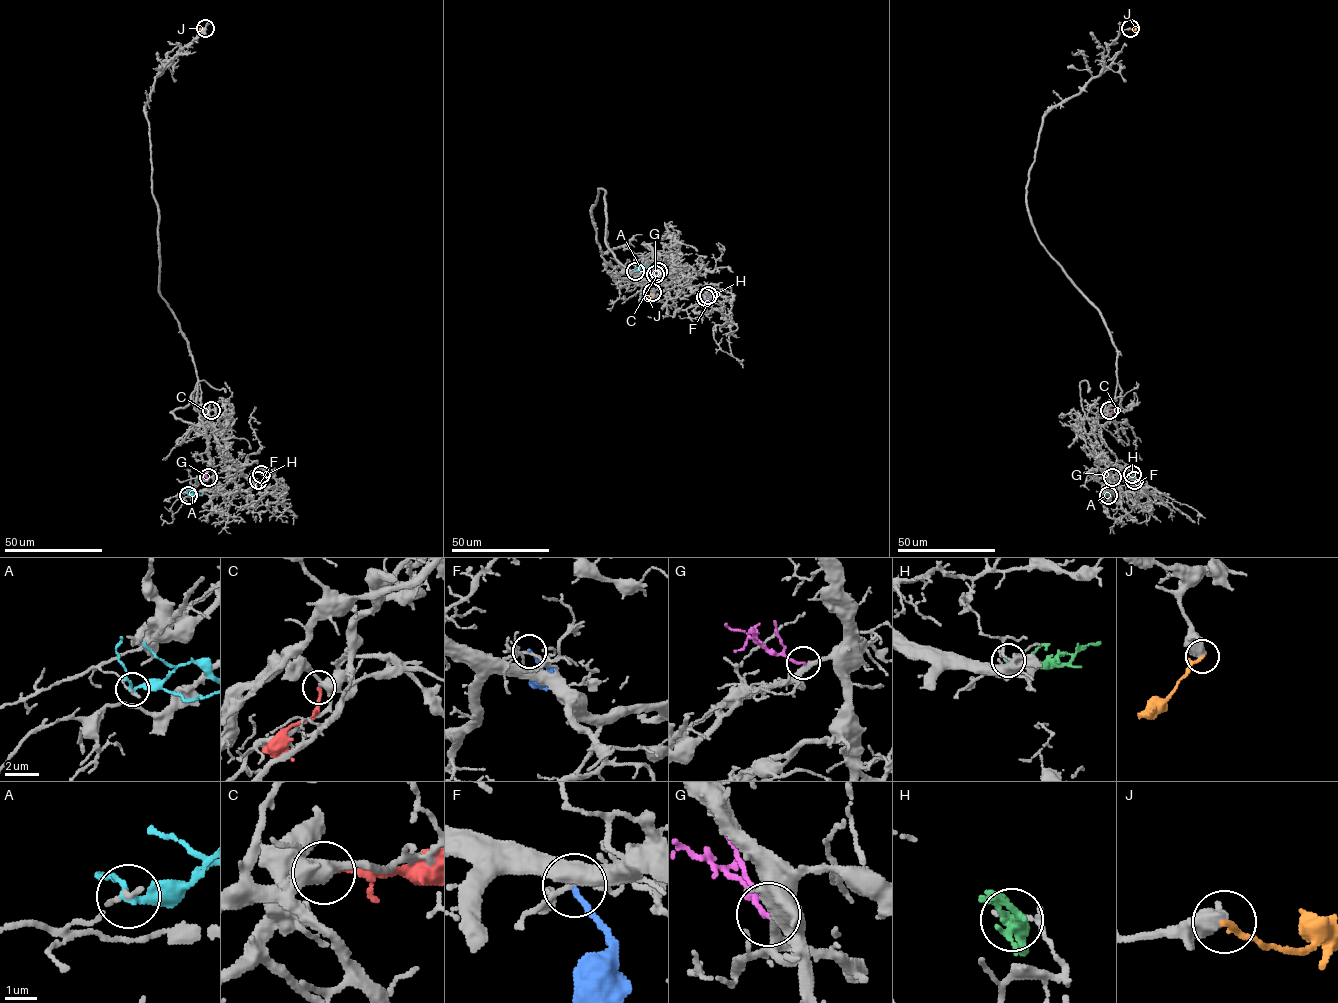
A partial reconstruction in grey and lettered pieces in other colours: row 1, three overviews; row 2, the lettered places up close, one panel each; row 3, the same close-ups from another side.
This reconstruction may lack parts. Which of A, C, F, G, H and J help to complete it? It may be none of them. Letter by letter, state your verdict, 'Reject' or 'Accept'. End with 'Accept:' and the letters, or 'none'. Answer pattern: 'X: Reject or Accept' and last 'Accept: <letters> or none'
A: Reject
C: Reject
F: Reject
G: Accept
H: Reject
J: Reject
Accept: G

